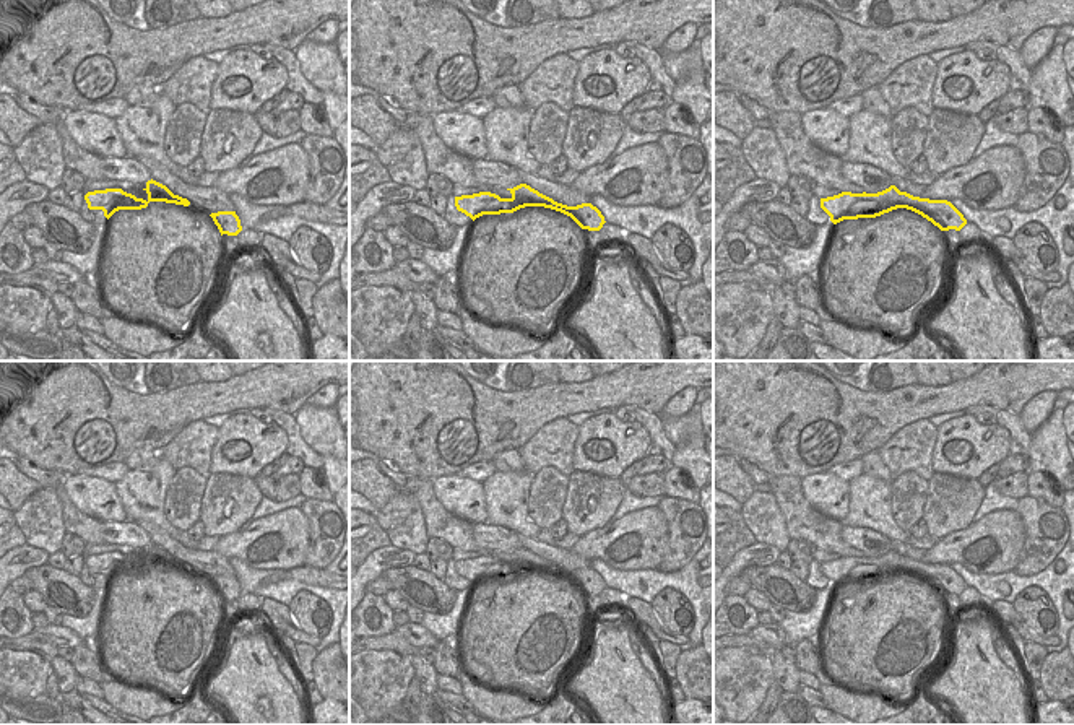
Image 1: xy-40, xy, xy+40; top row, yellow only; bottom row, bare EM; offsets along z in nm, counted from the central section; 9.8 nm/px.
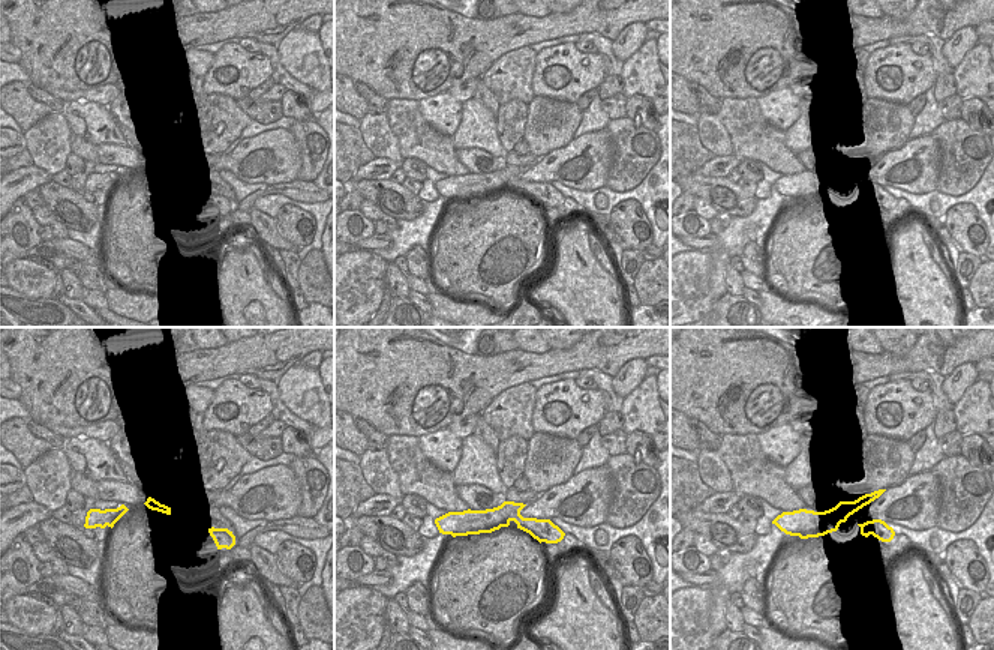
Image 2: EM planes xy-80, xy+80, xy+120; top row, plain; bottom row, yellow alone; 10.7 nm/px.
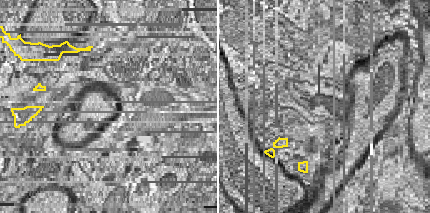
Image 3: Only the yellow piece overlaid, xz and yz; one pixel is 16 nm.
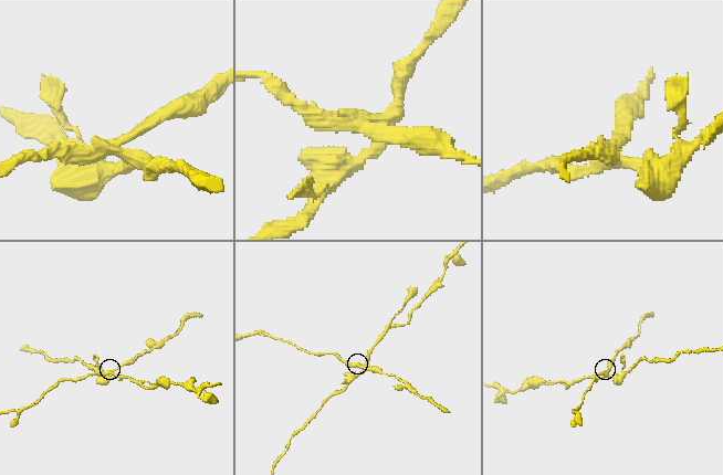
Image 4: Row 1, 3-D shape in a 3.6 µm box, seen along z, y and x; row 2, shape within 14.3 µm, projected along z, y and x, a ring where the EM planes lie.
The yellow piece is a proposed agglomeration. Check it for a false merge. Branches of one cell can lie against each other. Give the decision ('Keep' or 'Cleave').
Cleave.

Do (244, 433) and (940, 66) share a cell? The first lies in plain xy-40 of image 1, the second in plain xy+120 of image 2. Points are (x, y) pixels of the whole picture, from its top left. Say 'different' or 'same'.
different

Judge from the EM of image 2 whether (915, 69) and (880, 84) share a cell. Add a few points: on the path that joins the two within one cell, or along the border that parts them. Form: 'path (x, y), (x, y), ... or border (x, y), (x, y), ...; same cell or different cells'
path (906, 74), (889, 75); same cell

